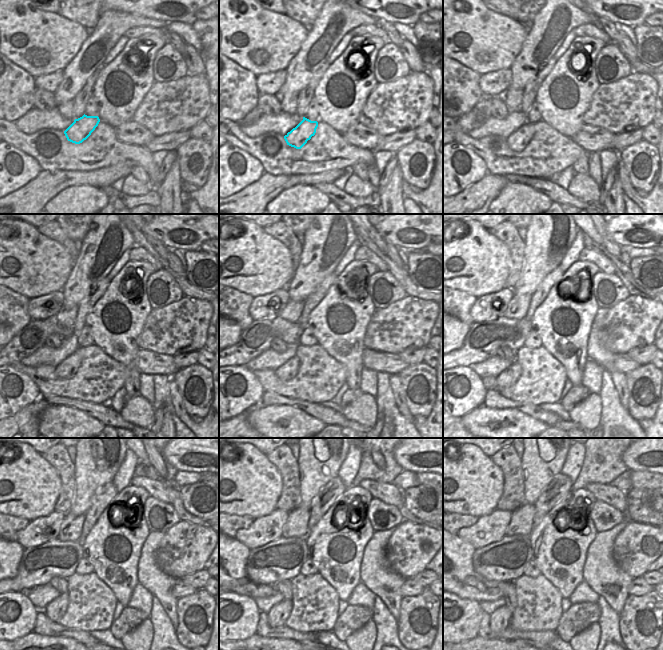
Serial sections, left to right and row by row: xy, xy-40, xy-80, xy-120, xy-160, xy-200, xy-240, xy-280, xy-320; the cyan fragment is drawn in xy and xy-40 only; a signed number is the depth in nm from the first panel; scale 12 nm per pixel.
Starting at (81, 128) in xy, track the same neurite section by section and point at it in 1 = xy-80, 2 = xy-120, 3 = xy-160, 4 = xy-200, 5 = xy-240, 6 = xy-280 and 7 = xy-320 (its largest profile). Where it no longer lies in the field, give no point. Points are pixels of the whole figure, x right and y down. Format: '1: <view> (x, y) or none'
1: xy-80 (517, 141)
2: xy-120 (68, 367)
3: xy-160 (289, 369)
4: xy-200 (509, 376)
5: xy-240 (56, 609)
6: xy-280 (278, 614)
7: xy-320 (500, 619)

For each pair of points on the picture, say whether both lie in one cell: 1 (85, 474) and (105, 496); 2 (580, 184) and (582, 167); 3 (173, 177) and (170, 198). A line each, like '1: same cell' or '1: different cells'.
1: different cells
2: different cells
3: same cell

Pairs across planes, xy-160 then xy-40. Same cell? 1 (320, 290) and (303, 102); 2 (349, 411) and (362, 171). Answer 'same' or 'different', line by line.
1: same
2: different

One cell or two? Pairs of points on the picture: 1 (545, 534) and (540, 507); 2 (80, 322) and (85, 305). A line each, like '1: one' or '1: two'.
1: two
2: one

